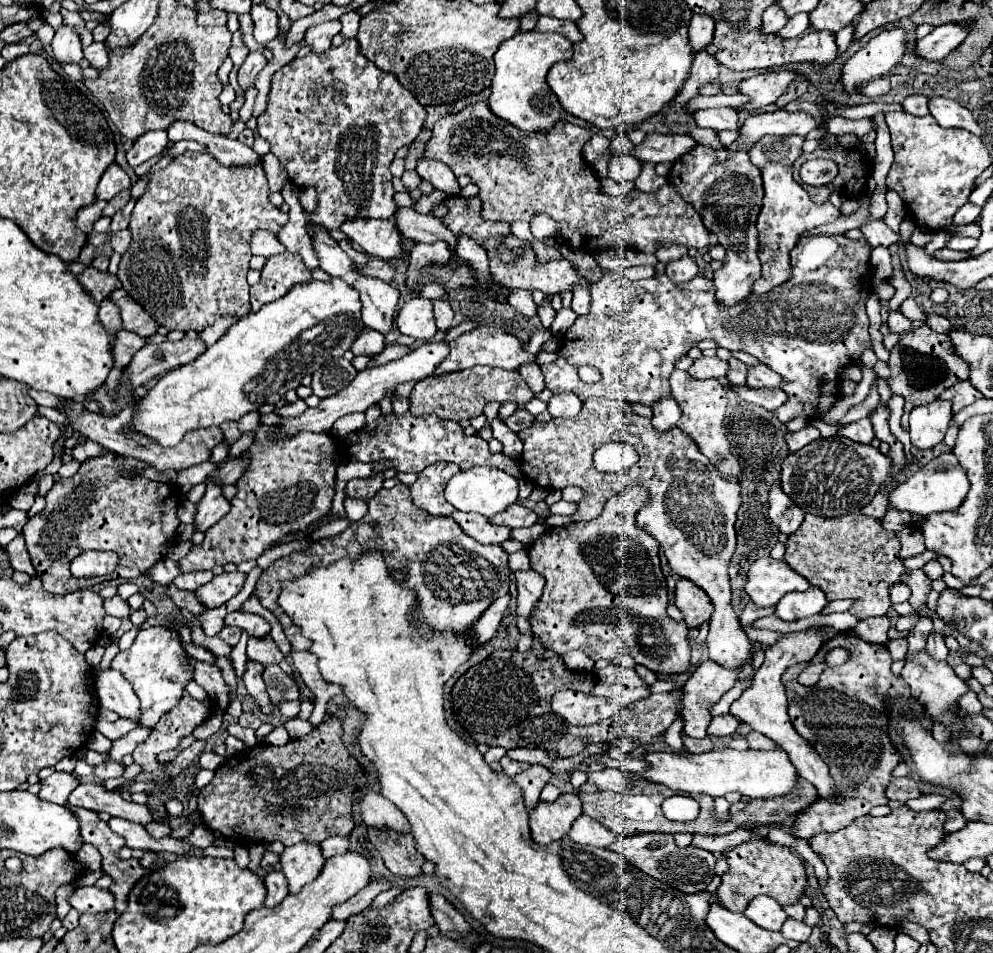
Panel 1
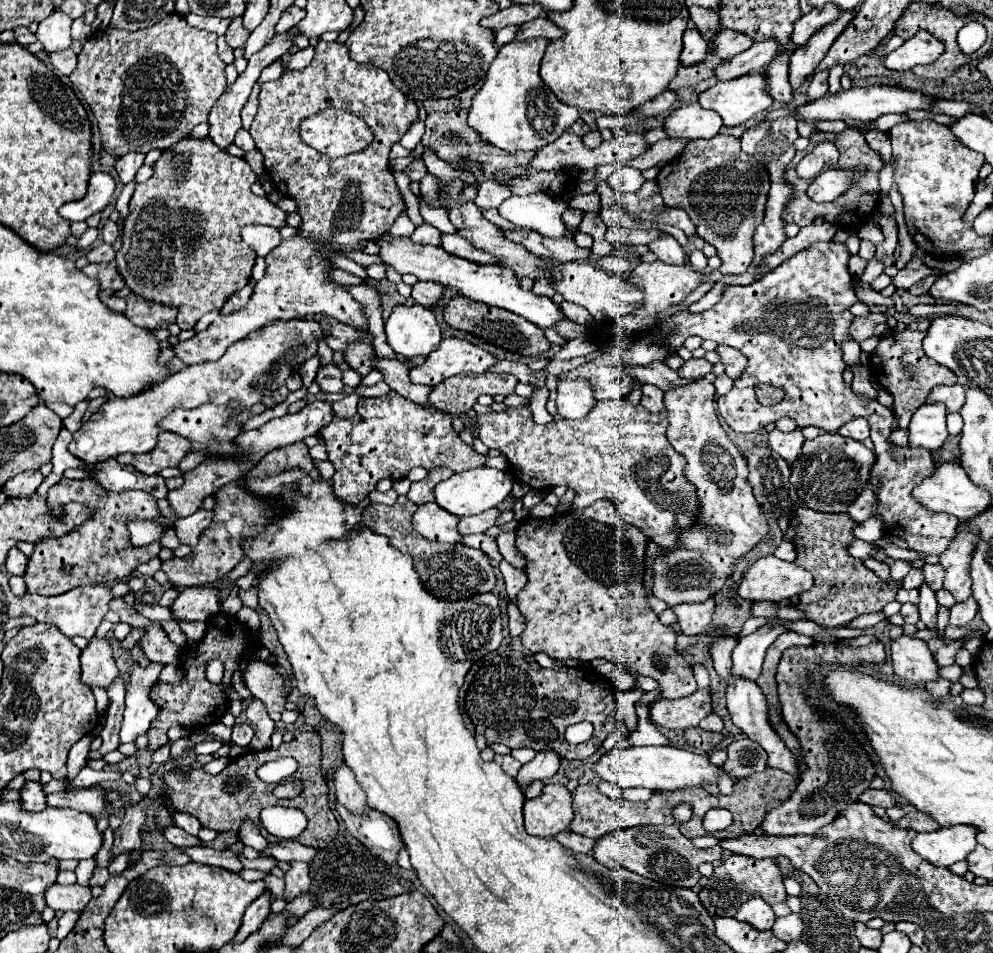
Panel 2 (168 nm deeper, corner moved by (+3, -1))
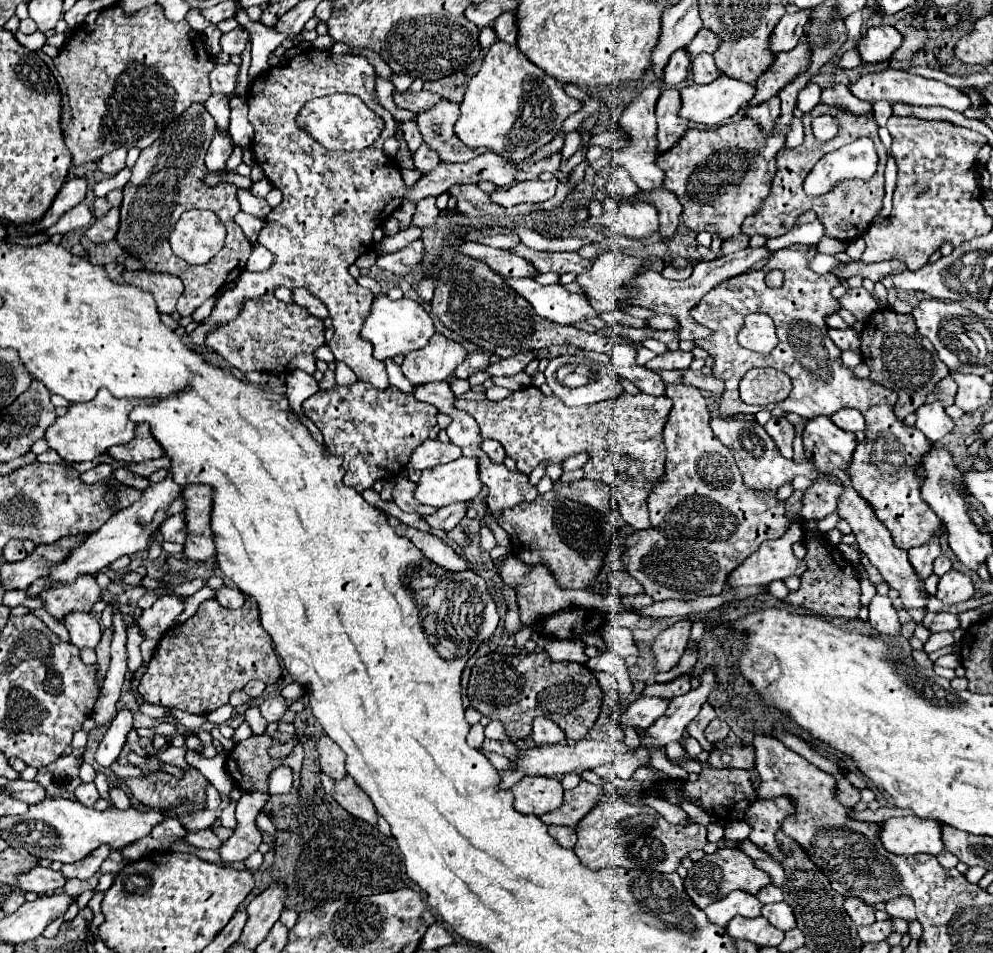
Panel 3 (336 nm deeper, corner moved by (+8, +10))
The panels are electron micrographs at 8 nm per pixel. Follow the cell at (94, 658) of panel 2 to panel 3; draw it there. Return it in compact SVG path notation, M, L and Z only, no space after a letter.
M68 613L64 617L64 625L70 633L72 645L90 647L90 649L98 645L102 629L98 625L98 619L92 613Z

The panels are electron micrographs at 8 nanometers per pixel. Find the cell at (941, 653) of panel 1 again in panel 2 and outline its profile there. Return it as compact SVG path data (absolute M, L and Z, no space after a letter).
M921 584L921 602L919 602L919 614L921 614L921 622L925 622L927 630L935 634L935 638L939 638L939 628L937 628L937 598L935 592L927 586Z

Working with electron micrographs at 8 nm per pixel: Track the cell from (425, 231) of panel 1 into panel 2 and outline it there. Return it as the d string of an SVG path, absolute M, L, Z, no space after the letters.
M457 232L453 234L441 234L443 236L443 250L447 250L449 254L455 254L459 258L477 262L477 264L497 264L497 258L493 258L489 252L481 252L477 248L471 248L471 244L467 240L463 240Z

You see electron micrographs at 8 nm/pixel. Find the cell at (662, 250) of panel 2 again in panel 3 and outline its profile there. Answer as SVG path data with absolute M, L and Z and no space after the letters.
M626 199L618 205L612 231L632 239L644 239L658 231L658 211L654 205L640 199Z

